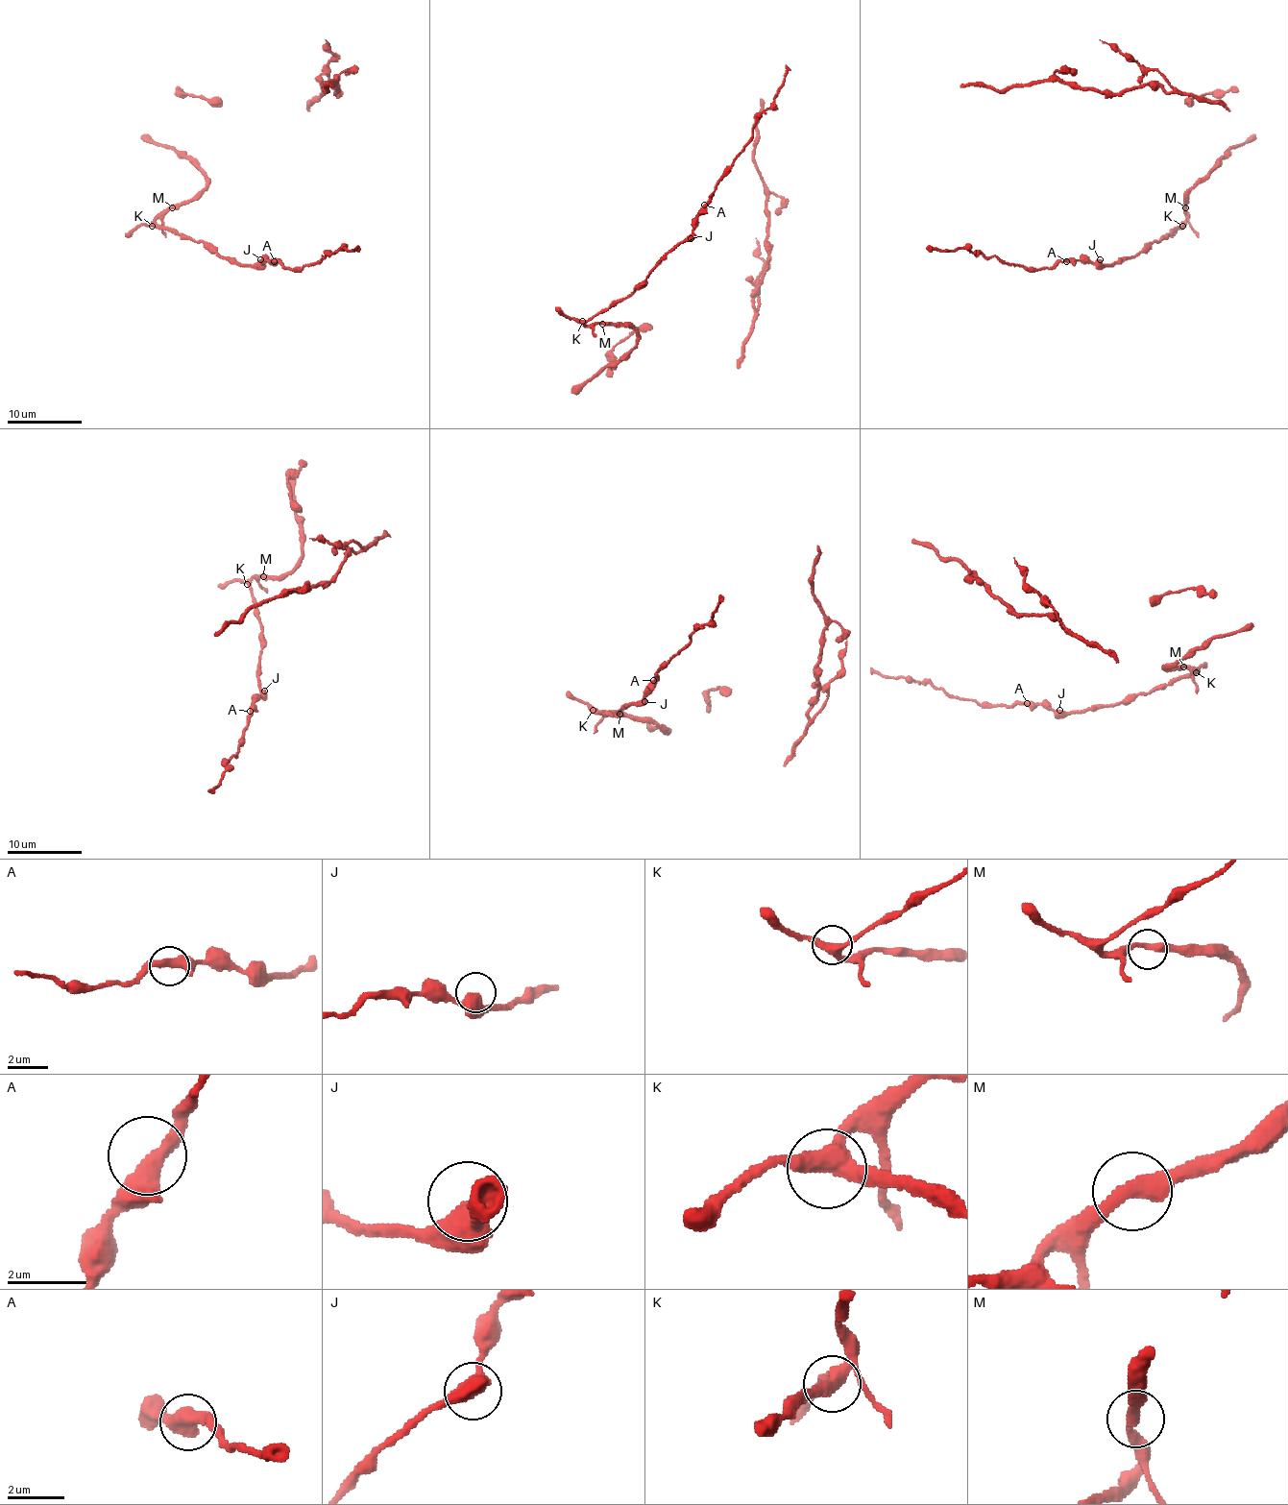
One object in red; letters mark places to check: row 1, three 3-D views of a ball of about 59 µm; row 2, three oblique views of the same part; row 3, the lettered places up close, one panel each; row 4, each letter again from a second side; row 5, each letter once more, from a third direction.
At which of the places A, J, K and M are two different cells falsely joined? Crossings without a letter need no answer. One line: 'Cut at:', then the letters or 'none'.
Cut at: none

